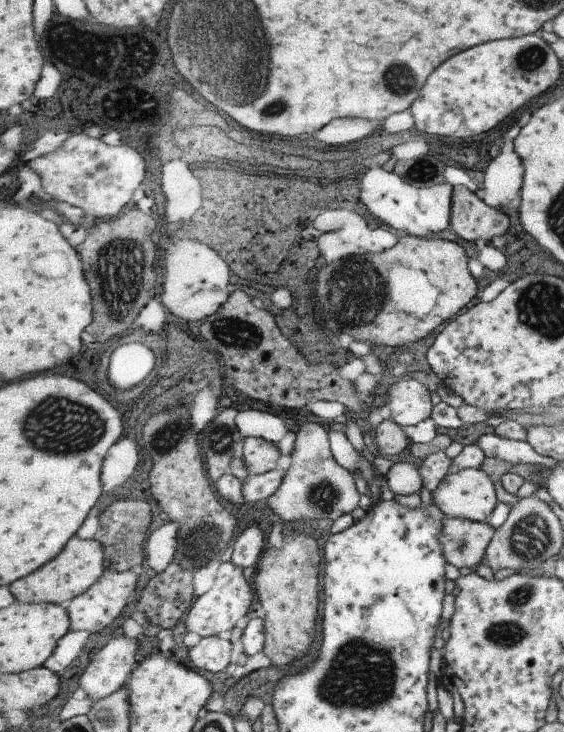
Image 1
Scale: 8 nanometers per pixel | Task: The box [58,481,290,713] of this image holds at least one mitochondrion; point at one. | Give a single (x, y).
(201, 542)

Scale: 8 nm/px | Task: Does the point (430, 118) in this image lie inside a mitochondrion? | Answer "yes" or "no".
no

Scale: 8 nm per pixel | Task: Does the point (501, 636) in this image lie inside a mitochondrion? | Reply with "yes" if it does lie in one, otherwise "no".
yes

